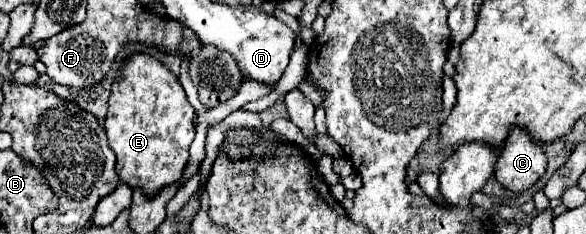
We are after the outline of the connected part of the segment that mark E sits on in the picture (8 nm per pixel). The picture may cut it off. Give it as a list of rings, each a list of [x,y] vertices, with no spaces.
[[[136,53],[124,65],[122,75],[112,85],[106,115],[108,145],[116,155],[116,173],[122,183],[140,187],[154,197],[166,185],[176,183],[188,163],[188,147],[194,139],[194,107],[180,81],[156,59]]]

